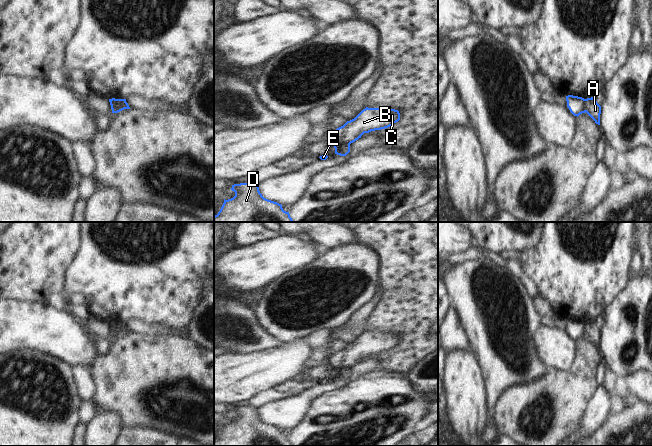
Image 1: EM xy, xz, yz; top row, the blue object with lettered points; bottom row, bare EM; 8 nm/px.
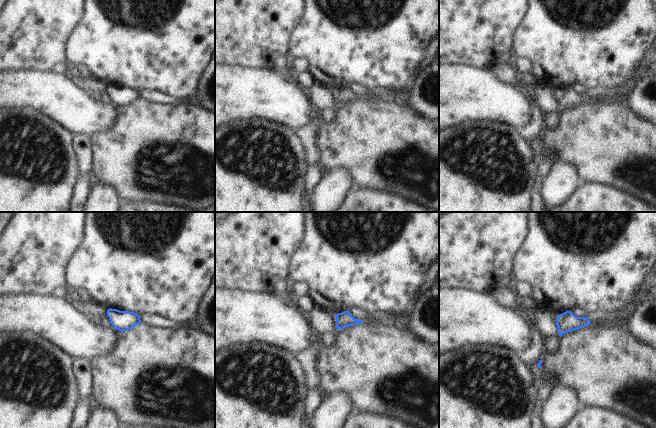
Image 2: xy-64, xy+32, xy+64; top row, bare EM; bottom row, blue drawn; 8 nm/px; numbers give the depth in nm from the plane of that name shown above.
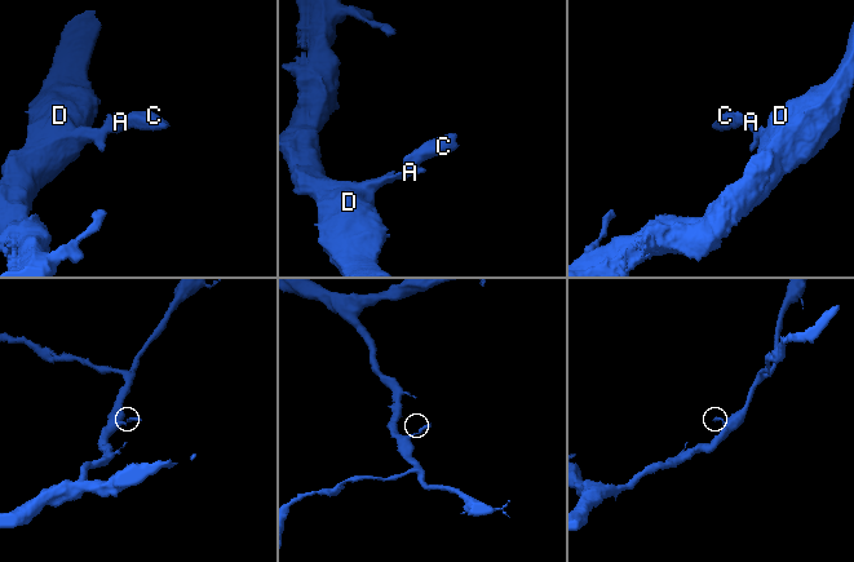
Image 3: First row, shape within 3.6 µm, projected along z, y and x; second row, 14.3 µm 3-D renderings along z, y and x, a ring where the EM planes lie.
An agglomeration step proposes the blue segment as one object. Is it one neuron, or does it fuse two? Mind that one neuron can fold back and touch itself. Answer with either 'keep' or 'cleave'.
cleave

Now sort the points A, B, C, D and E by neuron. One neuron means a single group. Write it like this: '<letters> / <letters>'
A D E / B C

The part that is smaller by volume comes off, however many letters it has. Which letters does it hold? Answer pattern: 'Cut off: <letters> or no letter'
Cut off: B, C

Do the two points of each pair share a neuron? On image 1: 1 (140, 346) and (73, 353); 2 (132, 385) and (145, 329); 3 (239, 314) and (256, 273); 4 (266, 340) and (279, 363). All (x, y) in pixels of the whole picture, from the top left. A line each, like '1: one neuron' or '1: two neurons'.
1: two neurons
2: two neurons
3: two neurons
4: two neurons

